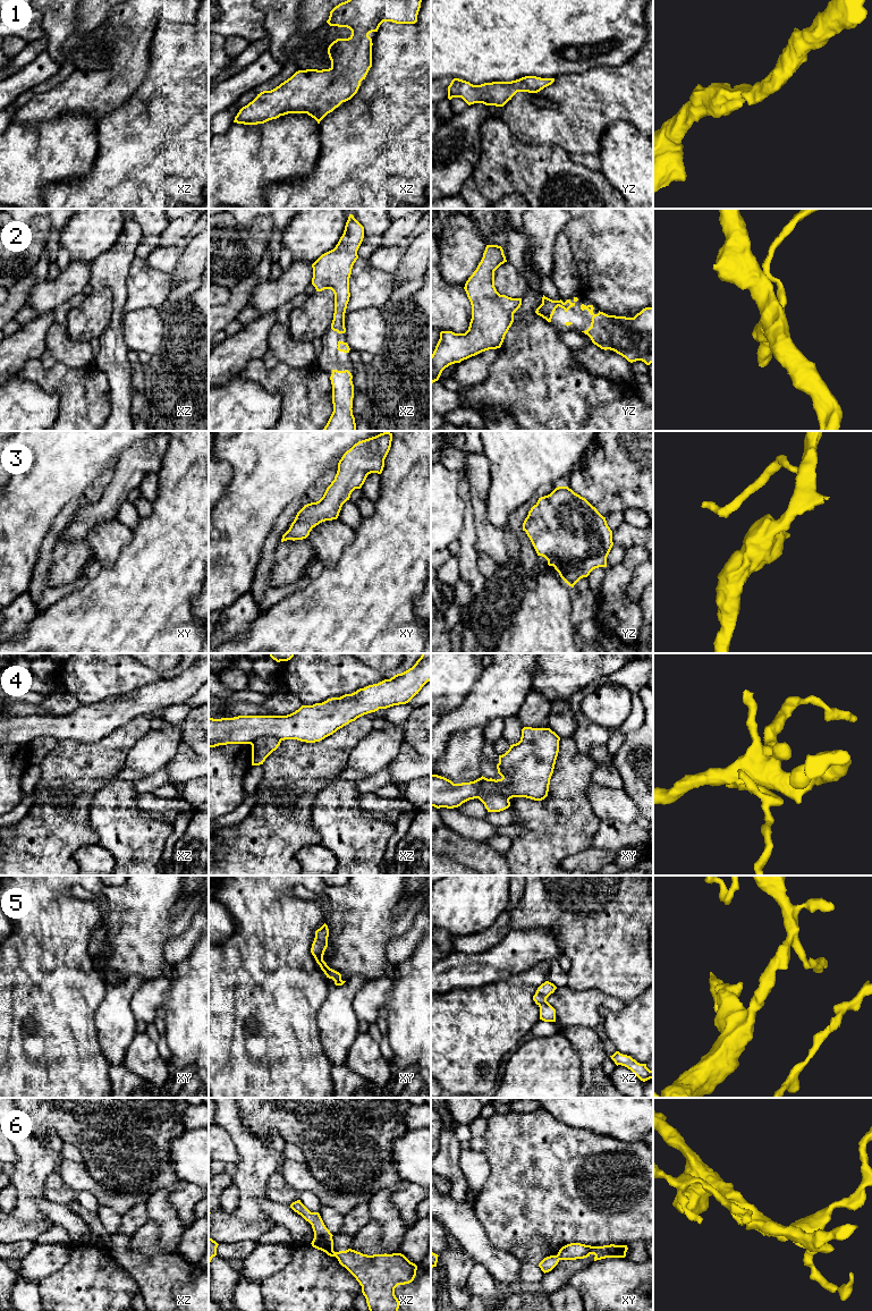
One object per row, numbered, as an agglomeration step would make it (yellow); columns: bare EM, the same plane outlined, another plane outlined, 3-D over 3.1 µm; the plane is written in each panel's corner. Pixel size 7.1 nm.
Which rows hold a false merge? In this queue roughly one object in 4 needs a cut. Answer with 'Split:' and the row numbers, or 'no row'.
Split: 4, 6

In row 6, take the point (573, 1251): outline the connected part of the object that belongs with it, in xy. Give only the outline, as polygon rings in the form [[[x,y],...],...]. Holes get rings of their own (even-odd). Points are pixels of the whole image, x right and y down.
[[[570,1243],[562,1246],[557,1255],[559,1260],[576,1260],[594,1254],[594,1261],[596,1261],[606,1258],[625,1258],[627,1250],[627,1245],[610,1244],[603,1246],[591,1246],[581,1243]]]

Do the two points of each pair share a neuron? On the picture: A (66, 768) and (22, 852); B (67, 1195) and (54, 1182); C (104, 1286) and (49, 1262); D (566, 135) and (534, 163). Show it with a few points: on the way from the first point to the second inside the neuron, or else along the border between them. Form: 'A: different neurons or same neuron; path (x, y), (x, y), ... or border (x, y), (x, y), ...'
A: same neuron; path (65, 789), (49, 804), (49, 818), (36, 830)
B: same neuron; path (64, 1192), (57, 1185)
C: different neurons; border (75, 1244), (68, 1259), (56, 1271), (41, 1280)
D: different neurons; border (527, 145), (557, 144), (569, 153)

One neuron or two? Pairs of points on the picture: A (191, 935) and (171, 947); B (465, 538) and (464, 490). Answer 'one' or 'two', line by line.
A: one
B: one

